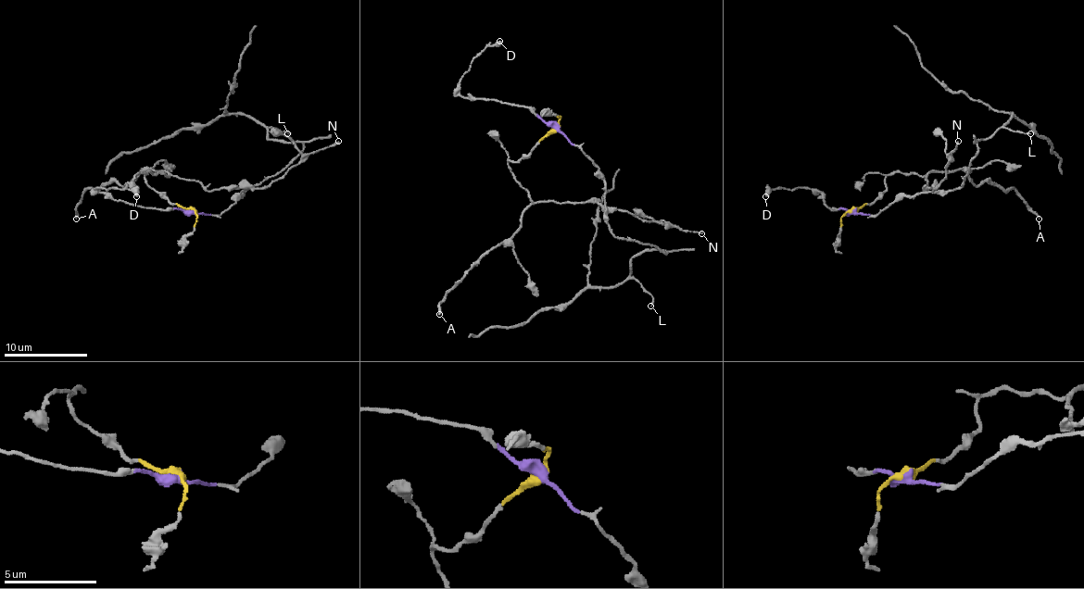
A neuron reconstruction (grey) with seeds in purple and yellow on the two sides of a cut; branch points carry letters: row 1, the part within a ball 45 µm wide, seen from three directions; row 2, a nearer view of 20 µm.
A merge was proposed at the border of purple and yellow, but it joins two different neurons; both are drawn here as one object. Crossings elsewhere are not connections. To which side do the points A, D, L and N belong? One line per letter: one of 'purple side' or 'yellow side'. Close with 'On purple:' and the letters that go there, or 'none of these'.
A: yellow side
D: purple side
L: purple side
N: yellow side
On purple: D, L

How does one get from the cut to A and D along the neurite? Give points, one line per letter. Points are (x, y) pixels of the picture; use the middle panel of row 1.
A: (556, 129), (509, 162), (531, 204), (515, 232), (485, 253), (440, 301), (440, 314)
D: (556, 129), (523, 106), (471, 100), (459, 92), (460, 77), (473, 60), (487, 45), (500, 42)

